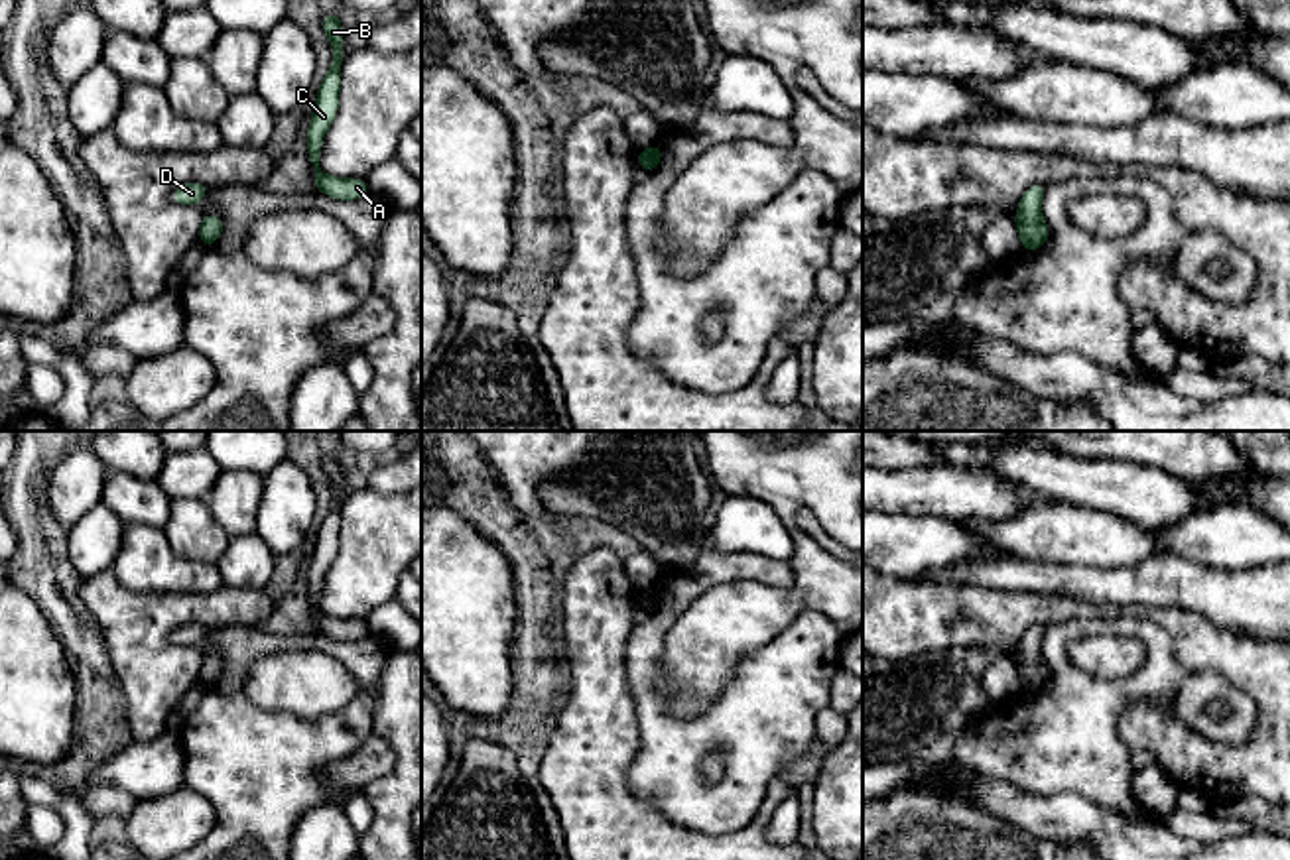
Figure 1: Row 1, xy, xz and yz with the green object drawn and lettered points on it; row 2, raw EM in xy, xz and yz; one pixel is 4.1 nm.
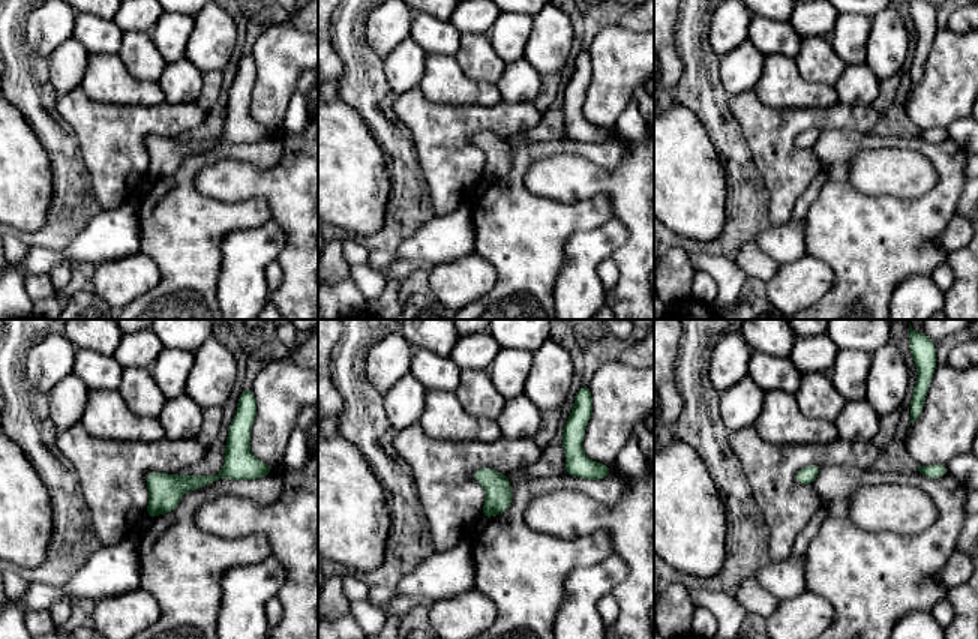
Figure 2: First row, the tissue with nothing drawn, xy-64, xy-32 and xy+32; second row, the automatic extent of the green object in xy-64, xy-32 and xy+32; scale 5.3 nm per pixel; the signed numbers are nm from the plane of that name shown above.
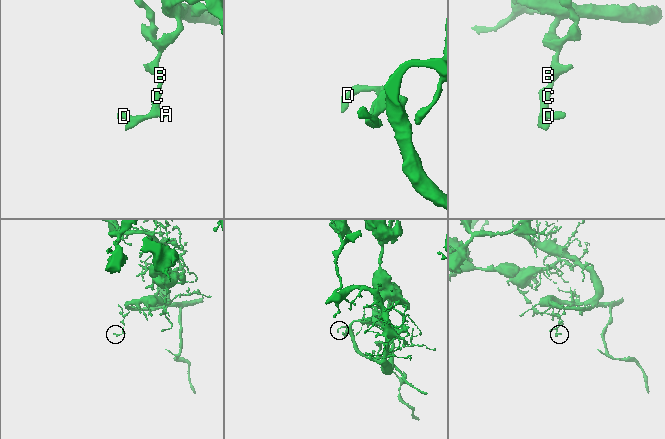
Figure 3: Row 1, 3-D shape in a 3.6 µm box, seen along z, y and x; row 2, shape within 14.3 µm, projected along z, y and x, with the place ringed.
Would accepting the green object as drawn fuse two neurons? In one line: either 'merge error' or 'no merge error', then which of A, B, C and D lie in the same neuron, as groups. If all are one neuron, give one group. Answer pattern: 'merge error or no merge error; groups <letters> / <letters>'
no merge error; groups A B C D

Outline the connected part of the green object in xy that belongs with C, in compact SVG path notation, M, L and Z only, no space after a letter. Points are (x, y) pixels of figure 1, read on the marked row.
M321 14L321 26L325 37L331 43L335 59L317 89L315 106L311 110L311 122L307 126L305 152L315 167L315 193L325 193L339 201L355 201L368 193L366 181L355 177L347 177L347 179L333 177L323 173L319 167L319 152L321 152L323 136L331 128L339 110L341 65L345 61L341 14L333 14L333 16Z

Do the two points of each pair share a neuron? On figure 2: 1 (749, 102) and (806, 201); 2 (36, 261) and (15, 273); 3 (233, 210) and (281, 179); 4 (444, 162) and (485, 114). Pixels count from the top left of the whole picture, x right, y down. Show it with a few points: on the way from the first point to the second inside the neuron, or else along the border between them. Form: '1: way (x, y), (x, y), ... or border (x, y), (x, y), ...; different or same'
1: border (821, 171), (797, 201), (794, 215); different
2: way (32, 263), (20, 270); same
3: border (221, 198), (240, 201), (263, 197), (273, 216); different
4: way (447, 150), (473, 125); same

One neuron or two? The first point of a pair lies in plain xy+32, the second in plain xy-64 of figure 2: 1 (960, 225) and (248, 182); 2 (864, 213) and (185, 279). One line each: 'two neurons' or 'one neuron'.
1: two neurons
2: one neuron

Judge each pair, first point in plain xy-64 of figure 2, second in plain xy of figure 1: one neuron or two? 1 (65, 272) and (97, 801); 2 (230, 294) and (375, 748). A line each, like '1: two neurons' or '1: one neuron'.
1: one neuron
2: one neuron

